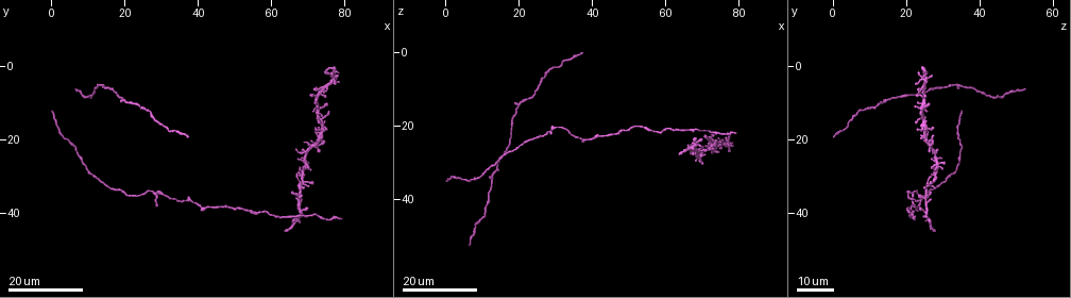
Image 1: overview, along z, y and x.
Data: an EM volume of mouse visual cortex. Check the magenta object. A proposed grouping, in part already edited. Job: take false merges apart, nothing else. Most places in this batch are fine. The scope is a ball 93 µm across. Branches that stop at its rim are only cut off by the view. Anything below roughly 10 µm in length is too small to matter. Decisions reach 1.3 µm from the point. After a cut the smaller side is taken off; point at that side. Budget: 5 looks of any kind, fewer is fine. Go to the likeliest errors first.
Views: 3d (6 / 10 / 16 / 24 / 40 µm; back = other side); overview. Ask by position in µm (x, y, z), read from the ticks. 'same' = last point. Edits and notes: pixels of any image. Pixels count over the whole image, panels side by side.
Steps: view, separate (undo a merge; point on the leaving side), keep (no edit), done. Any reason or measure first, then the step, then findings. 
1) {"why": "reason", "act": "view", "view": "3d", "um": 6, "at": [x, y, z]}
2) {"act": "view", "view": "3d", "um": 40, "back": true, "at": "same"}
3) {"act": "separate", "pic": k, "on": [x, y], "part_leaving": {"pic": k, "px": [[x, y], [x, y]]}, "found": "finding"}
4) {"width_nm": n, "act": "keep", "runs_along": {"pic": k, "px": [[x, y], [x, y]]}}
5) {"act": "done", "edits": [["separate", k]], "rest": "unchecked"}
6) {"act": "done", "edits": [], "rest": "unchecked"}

{"why": "arms part here", "act": "view", "view": "3d", "um": 24, "at": [13.0, 5.0, 34.0]}

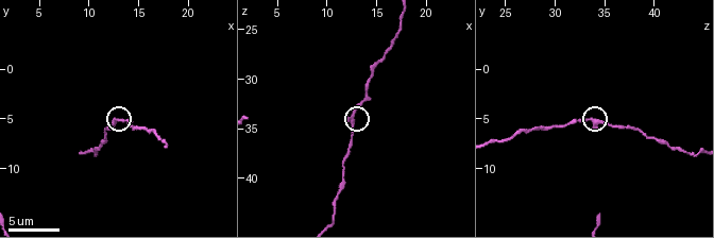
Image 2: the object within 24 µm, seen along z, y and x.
{"act": "view", "view": "3d", "um": 10, "at": [12.4, 5.2, 34.0]}

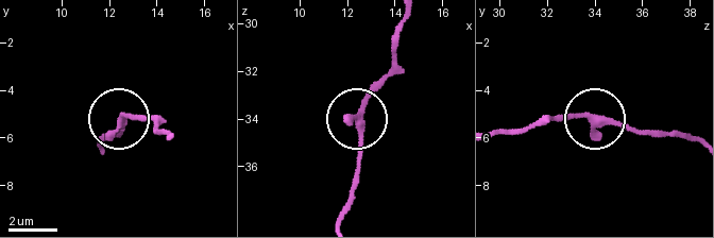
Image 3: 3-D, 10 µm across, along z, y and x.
{"arms": 3, "act": "keep", "found": "continuous, no second neuron"}

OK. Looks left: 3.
{"why": "four or more arms meet", "act": "view", "view": "3d", "um": 24, "at": [67.5, 41.0, 25.5]}

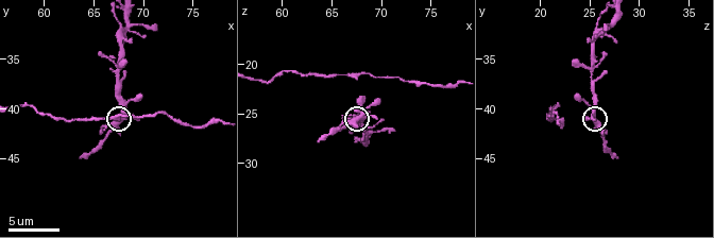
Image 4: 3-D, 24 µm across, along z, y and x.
{"act": "view", "view": "3d", "um": 6, "at": [68.2, 40.4, 25.6]}

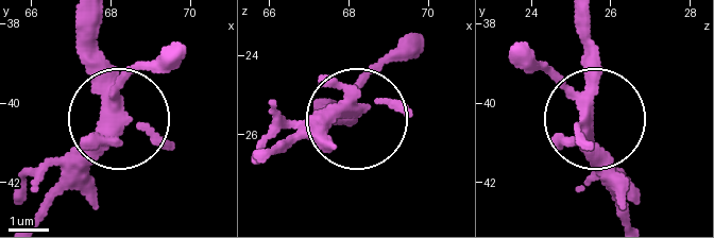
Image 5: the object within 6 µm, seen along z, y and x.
{"arms": 5, "act": "keep", "found": "all the same neuron"}

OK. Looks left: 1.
{"act": "done", "edits": [], "rest": "unchecked"}

